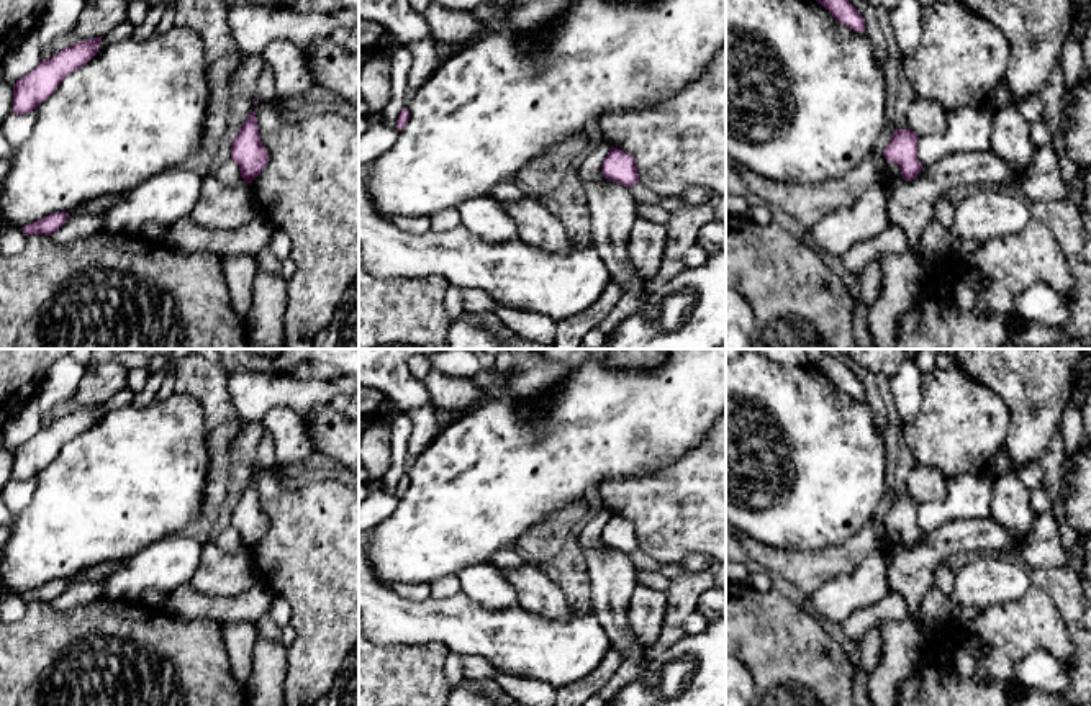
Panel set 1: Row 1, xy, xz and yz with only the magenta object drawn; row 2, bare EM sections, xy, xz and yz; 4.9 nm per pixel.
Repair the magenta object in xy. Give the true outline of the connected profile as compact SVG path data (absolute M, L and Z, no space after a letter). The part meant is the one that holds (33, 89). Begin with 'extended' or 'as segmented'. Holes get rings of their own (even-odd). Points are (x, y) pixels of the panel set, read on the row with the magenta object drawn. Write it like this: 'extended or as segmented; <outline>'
as segmented; M102 38L85 39L61 49L13 84L13 115L38 110L67 75L85 66L98 52Z

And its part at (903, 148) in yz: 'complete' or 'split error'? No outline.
complete

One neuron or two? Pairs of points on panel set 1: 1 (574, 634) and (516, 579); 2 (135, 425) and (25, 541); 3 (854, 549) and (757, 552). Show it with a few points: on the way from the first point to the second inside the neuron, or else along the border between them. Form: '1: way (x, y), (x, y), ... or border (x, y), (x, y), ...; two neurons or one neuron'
1: border (523, 608), (552, 620), (570, 620), (574, 616); two neurons
2: way (112, 454), (54, 511); one neuron
3: way (829, 562), (782, 562); one neuron

